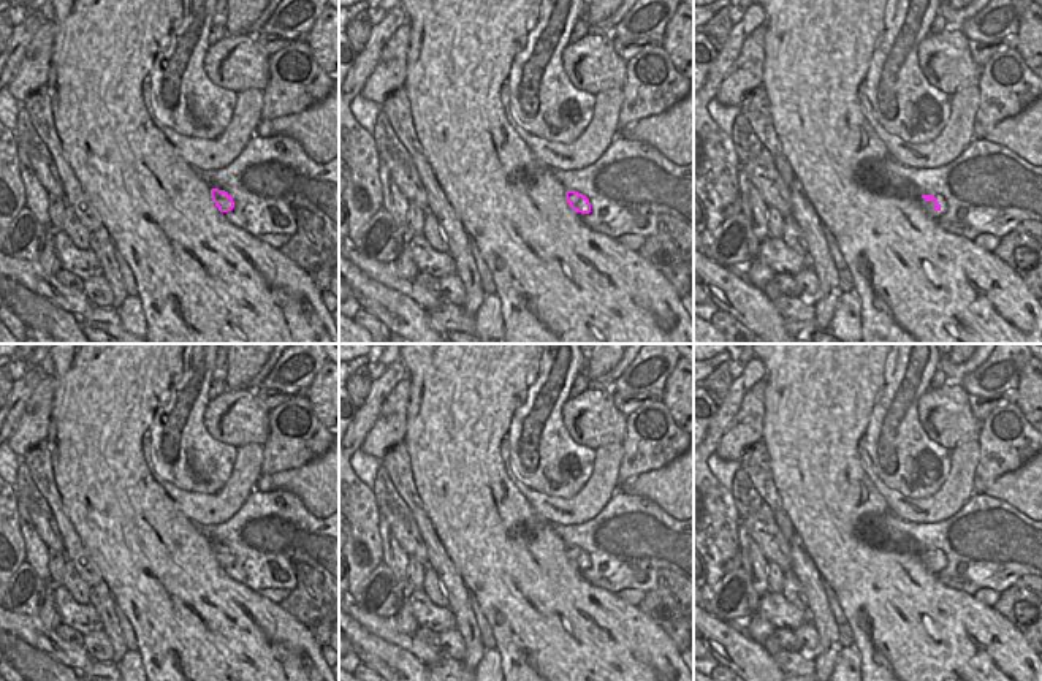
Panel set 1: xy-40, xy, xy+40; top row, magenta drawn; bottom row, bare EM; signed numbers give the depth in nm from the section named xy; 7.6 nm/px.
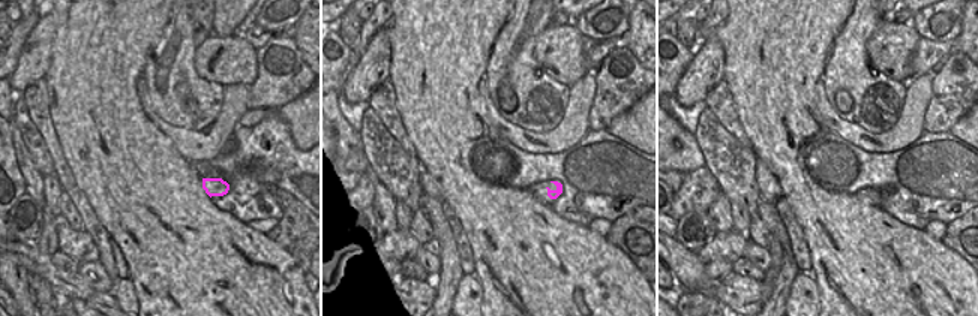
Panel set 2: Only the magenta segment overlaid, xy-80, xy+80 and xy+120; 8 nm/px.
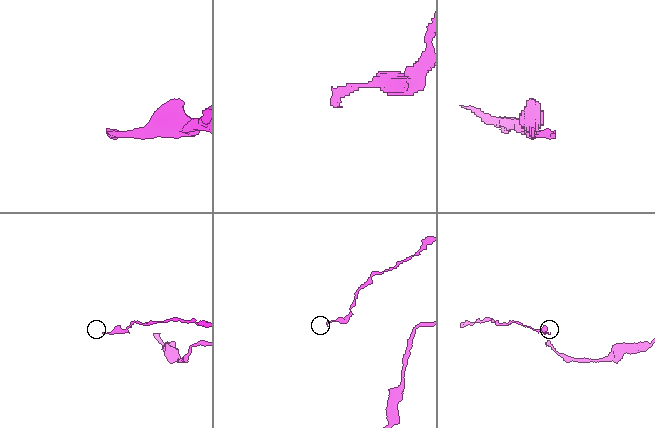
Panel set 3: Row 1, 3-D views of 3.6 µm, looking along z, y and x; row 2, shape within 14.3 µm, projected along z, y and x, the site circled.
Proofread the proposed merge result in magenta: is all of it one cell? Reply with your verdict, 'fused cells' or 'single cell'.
fused cells

